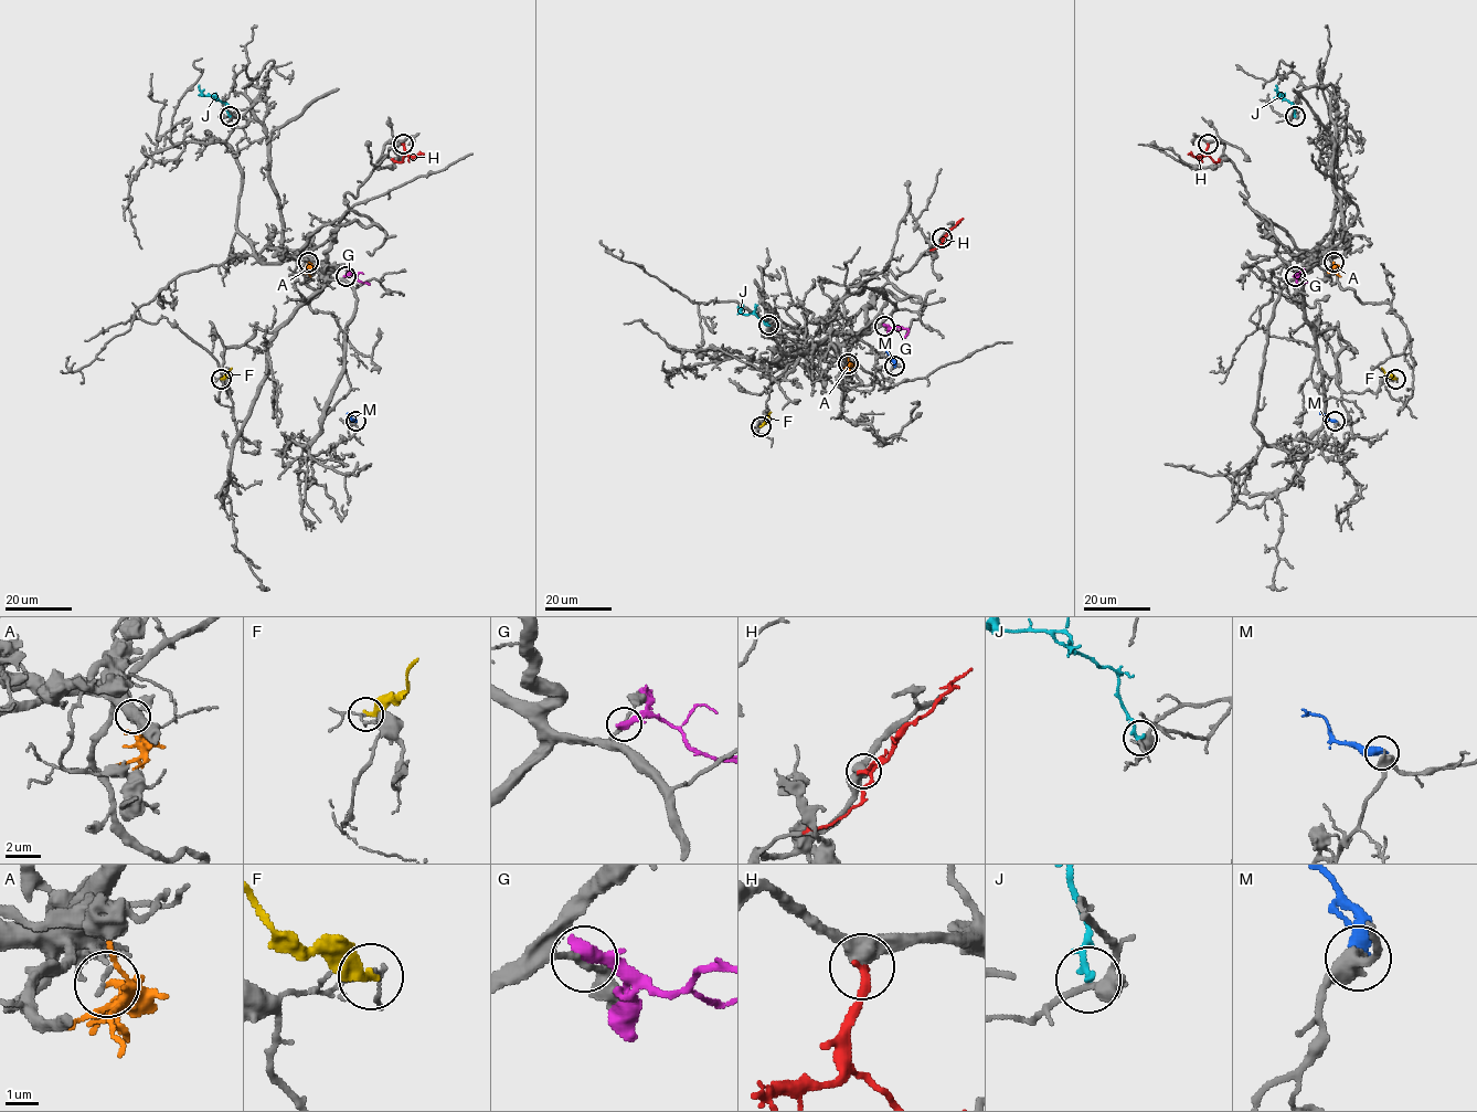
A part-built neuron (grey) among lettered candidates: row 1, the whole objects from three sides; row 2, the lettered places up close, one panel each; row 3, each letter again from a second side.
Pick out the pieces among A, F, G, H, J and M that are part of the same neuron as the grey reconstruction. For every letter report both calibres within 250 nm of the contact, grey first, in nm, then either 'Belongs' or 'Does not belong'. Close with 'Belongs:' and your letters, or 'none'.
A: Thickness 160 nm (grey) against 180 nm. Does not belong
F: Thickness 90 nm (grey) against 300 nm. Does not belong
G: Thickness 180 nm (grey) against 480 nm. Does not belong
H: Thickness 460 nm (grey) against 300 nm. Does not belong
J: Thickness 320 nm (grey) against 190 nm. Does not belong
M: Thickness 440 nm (grey) against 500 nm. Does not belong
Belongs: none

